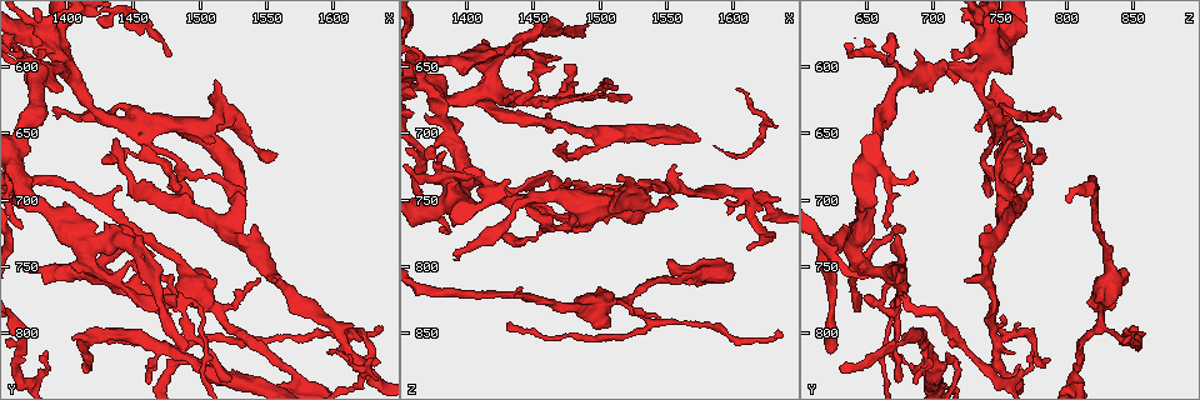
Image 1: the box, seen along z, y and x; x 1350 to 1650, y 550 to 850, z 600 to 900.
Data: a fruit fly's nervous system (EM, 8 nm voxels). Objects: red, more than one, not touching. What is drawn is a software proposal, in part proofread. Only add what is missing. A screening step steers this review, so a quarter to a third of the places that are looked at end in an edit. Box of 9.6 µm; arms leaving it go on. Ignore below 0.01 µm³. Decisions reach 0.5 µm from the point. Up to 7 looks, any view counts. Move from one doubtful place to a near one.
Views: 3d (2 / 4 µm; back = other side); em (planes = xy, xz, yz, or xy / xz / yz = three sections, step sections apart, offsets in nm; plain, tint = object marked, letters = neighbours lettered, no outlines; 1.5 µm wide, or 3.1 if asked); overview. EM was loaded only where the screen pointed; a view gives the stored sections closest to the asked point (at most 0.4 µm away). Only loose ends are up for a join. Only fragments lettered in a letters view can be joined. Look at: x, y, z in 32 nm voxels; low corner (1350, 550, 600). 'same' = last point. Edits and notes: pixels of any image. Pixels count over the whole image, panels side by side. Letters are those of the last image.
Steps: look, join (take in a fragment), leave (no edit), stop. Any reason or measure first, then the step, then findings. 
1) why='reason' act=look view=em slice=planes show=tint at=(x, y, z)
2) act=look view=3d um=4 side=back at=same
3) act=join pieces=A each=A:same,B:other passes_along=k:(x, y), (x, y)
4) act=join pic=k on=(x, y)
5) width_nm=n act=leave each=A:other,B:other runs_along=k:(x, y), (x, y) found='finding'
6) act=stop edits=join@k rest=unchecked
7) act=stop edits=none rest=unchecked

act=look view=em slice=planes show=tint at=(1506, 658, 744)

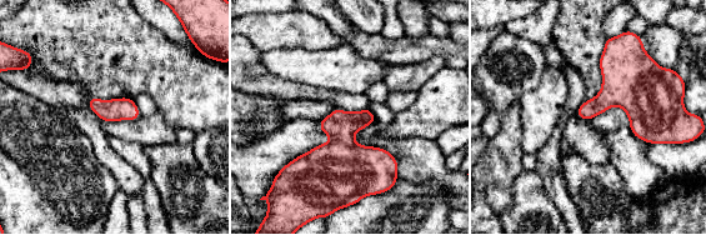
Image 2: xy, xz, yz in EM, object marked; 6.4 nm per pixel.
act=look view=em slice=planes show=letters at=same

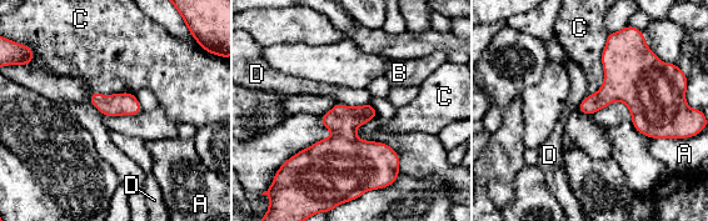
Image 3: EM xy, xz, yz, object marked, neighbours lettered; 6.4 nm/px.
act=leave each=A:other,B:other,C:other,D:other border=3:(335, 103), (348, 106), (369, 104) found='none of them fits'

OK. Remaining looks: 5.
why='branch stops here' act=look view=em slice=planes show=tint at=(1544, 720, 744)

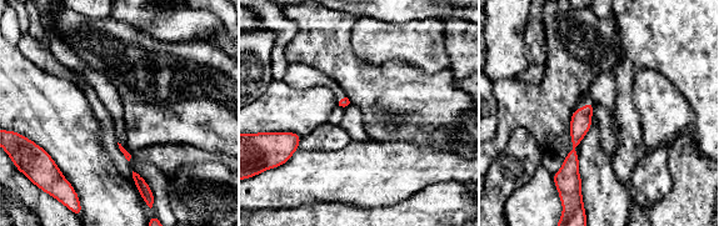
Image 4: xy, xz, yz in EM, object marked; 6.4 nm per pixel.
why='see the neighbours' act=look view=em slice=planes show=letters at=same

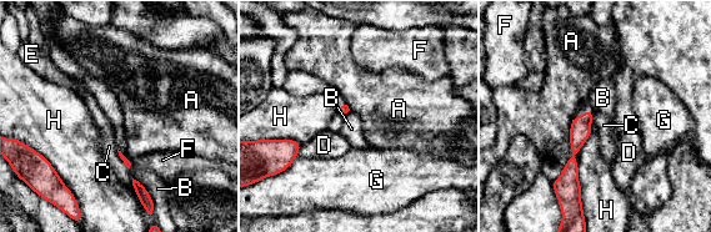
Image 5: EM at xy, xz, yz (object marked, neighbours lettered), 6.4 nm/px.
act=leave each=A:other,B:other,C:other,D:other,E:other,F:other,G:other,H:other border=5:(133, 177), (153, 200) found='none of them fits'

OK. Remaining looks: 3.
why='thin end' act=look view=3d um=2 at=(1386, 814, 776)

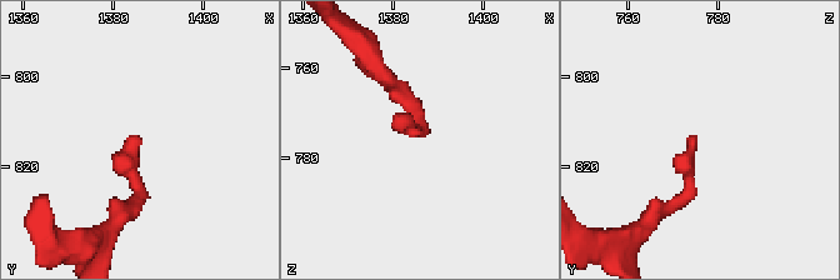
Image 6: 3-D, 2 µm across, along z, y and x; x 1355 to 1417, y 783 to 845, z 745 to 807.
act=look view=em slice=planes show=letters at=(1386, 813, 775)

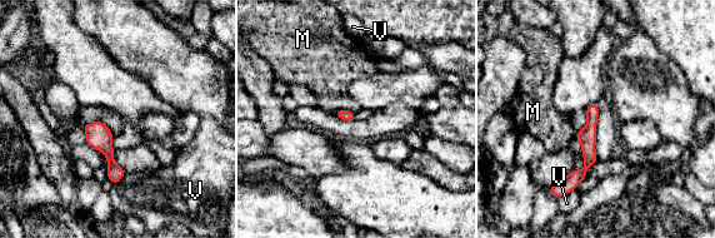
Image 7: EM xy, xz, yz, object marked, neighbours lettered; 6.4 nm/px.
act=leave each=M:other,V:other border=7:(574, 133), (575, 138) found='none of them fits'

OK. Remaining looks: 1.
act=stop edits=none rest=unchecked

